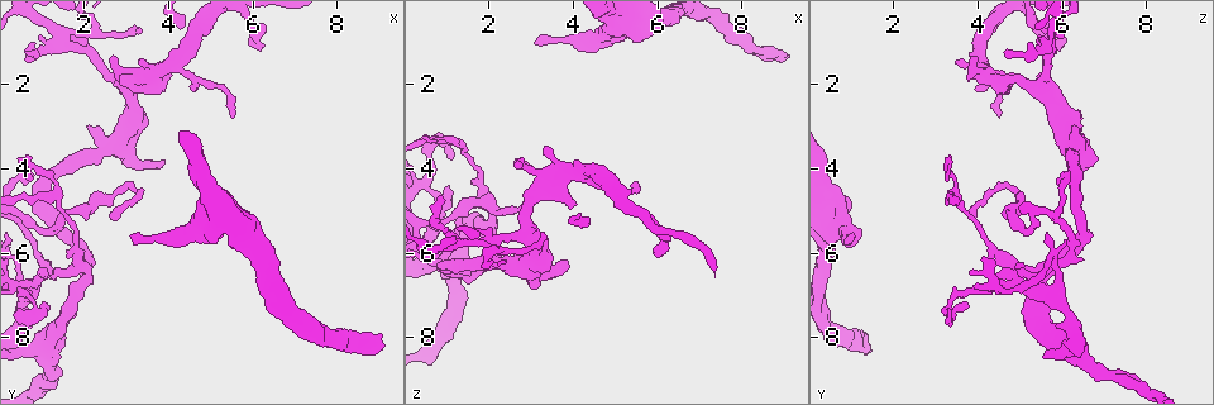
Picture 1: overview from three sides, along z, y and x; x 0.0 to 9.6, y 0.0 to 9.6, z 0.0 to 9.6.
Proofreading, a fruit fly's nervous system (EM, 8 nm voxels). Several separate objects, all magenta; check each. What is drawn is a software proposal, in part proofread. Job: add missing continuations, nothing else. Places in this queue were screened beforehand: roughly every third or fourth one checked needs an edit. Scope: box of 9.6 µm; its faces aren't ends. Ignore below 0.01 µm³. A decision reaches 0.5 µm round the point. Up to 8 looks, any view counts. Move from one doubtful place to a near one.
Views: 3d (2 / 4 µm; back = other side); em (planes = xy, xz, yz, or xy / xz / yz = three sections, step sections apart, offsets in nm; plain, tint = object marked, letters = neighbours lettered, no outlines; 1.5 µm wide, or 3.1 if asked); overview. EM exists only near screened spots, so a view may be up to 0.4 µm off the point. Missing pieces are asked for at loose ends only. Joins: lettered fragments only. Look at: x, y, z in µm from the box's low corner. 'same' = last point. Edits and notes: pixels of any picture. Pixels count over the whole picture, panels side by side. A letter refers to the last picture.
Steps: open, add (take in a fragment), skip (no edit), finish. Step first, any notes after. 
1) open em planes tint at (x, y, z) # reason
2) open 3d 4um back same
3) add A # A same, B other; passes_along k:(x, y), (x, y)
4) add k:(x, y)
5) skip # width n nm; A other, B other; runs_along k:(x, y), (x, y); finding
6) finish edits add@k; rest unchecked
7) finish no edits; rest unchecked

open em planes tint at (9.05, 8.25, 1.30) # end of a long branch

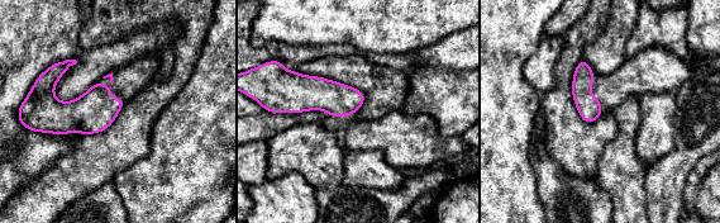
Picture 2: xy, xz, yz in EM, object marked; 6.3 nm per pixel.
open em planes letters same

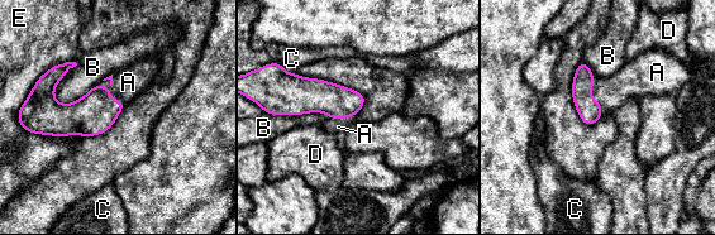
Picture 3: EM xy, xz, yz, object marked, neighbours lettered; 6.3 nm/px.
add A # A same, B other, C other, D other, E other; the neuron continues

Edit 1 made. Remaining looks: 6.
open em planes letters at (5.55, 2.75, 4.55) # free end

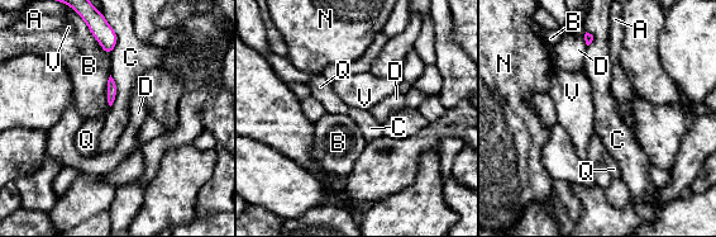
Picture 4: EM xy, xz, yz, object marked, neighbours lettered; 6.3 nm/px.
skip # longest_contact B 280 nm; A other, B other, C other, D other, N other, Q other, V other; border 4:(101, 14), (117, 36), (111, 55); none of them fits

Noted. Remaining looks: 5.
open em planes letters at (0.75, 4.15, 6.00) # branch stops here

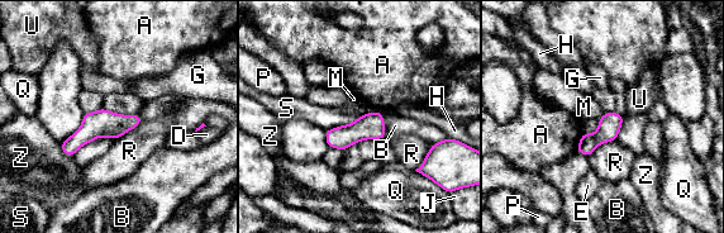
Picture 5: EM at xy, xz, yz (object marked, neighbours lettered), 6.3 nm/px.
skip # longest_contact S 260 nm; A other, B other, D other, E other, G other, H other, J other, M other, P other, Q other, R other, S other, U other, Z other; runs_along 5:(137, 118), (95, 124), (65, 147); no lettered fragment goes on from it

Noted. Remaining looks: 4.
finish edits add@3; rest unchecked

